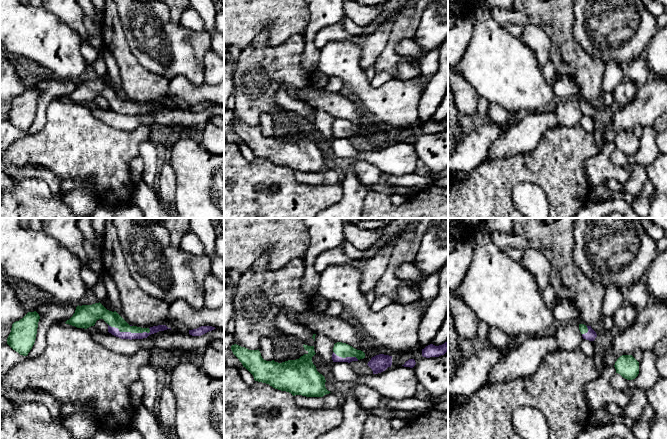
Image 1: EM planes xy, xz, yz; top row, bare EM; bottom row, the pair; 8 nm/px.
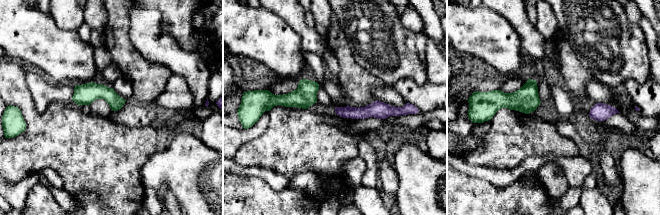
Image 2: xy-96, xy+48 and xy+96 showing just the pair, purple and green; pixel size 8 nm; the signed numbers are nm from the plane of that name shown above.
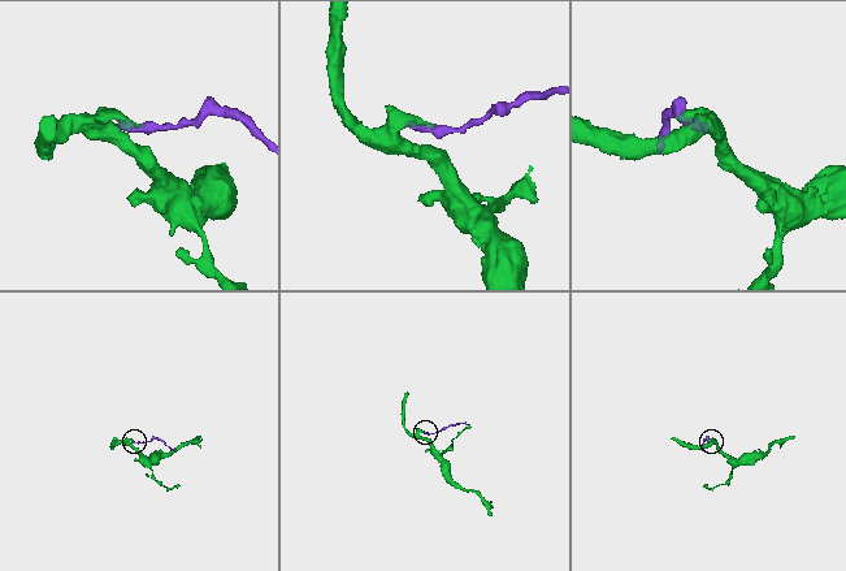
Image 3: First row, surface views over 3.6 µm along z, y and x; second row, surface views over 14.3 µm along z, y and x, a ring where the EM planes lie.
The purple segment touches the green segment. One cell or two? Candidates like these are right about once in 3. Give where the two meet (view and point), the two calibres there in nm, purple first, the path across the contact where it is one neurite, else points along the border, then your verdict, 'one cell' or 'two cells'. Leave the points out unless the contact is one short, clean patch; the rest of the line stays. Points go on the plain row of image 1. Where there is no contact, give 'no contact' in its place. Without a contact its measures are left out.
xy (129, 108) | 70/120 nm | across xy (114, 107), (129, 108), (113, 95) | one cell

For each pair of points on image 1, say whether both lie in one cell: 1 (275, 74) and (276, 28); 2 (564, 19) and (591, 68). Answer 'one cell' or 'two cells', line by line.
1: two cells
2: one cell

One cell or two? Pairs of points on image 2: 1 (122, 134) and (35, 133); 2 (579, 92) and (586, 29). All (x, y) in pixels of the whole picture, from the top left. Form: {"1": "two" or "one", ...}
{"1": "one", "2": "two"}

